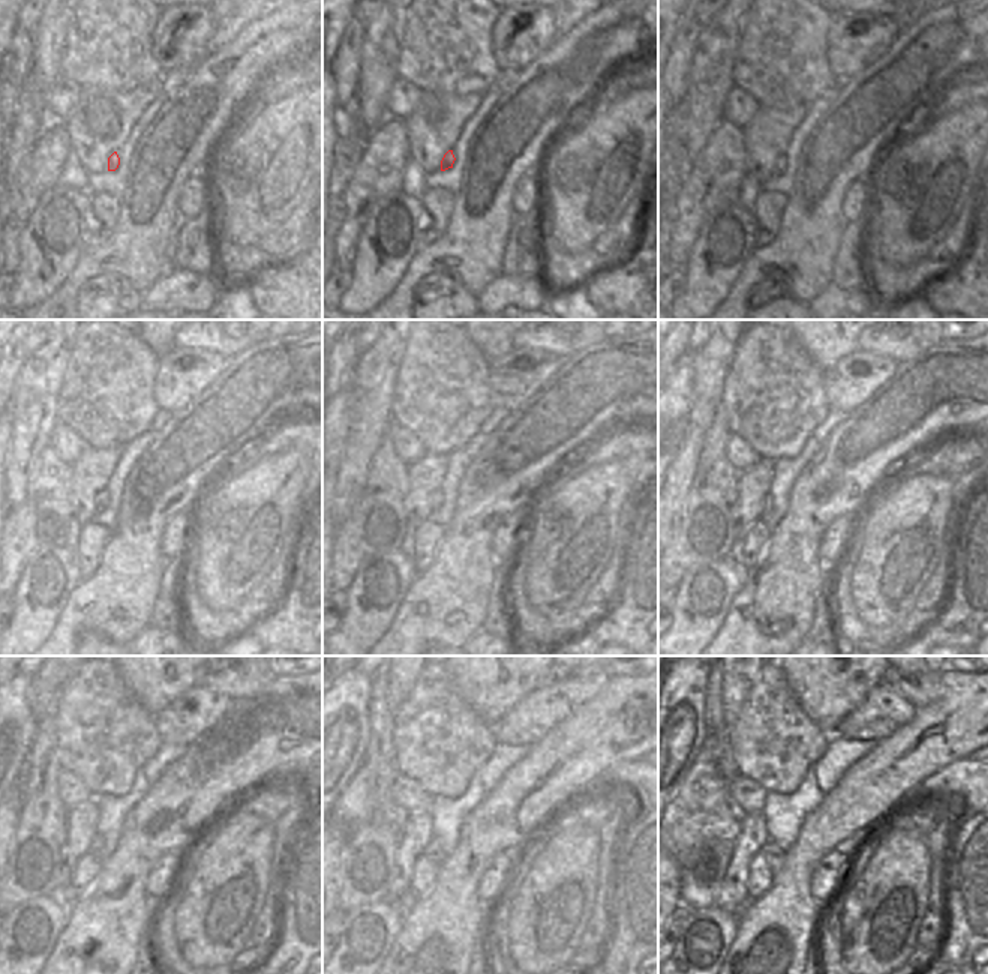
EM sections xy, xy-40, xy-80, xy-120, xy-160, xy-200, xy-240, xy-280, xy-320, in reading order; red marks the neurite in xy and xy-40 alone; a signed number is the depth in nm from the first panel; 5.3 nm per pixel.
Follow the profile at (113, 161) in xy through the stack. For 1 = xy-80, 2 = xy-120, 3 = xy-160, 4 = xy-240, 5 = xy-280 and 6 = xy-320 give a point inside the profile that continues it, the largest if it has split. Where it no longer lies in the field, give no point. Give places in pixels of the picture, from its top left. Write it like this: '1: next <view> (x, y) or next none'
1: next xy-80 (780, 162)
2: next xy-120 (101, 497)
3: next xy-160 (435, 500)
4: next xy-240 (95, 850)
5: next xy-280 (434, 851)
6: next xy-320 (774, 856)

